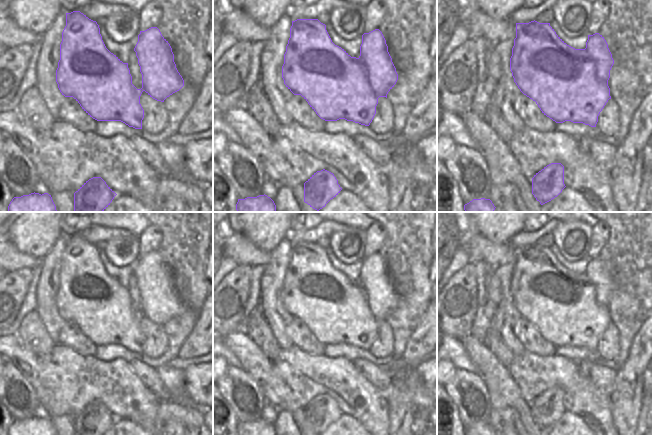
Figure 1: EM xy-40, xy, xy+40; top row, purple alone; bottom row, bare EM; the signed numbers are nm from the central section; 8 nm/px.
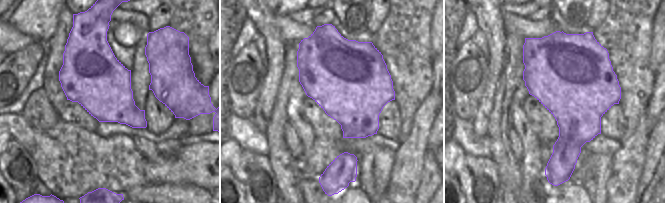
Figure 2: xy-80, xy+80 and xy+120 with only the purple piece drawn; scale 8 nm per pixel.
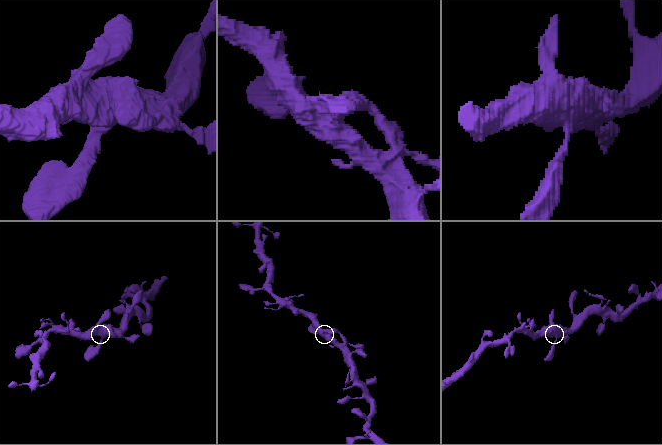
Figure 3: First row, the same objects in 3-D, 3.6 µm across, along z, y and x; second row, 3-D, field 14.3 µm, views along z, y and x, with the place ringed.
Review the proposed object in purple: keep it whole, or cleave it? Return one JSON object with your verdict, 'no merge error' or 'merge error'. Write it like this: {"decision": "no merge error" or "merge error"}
{"decision": "no merge error"}

